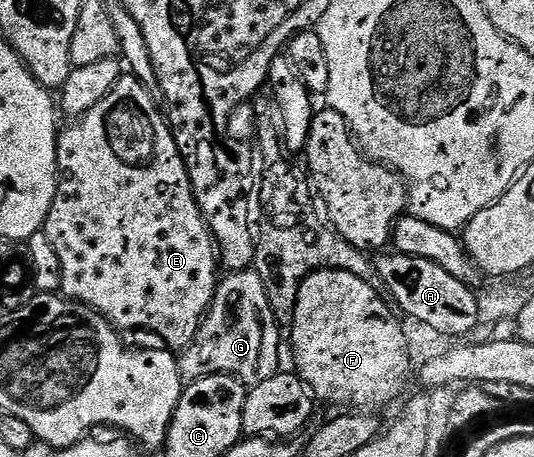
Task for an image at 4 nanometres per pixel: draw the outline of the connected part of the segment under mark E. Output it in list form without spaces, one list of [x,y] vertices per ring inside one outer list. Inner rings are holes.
[[[131,74],[121,75],[120,80],[90,110],[79,122],[72,122],[68,129],[59,133],[56,141],[56,193],[54,202],[50,206],[50,214],[46,218],[43,232],[50,238],[50,246],[54,246],[54,254],[58,254],[58,262],[62,262],[62,286],[60,292],[67,299],[75,300],[77,304],[84,304],[92,308],[100,316],[104,316],[112,327],[127,334],[135,328],[144,332],[157,332],[165,340],[167,347],[172,350],[183,350],[196,337],[200,329],[200,322],[212,305],[218,283],[218,253],[212,232],[202,218],[202,210],[198,210],[198,202],[192,193],[192,183],[184,165],[182,154],[172,137],[172,130],[168,126],[165,113],[152,101],[153,93],[144,87],[142,81]]]

